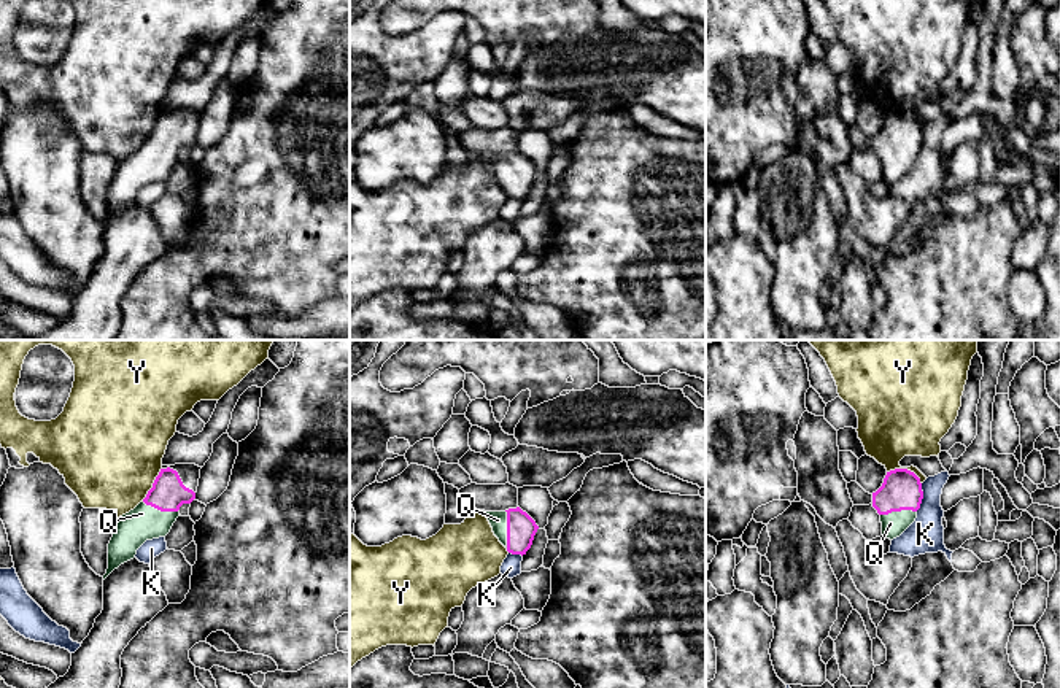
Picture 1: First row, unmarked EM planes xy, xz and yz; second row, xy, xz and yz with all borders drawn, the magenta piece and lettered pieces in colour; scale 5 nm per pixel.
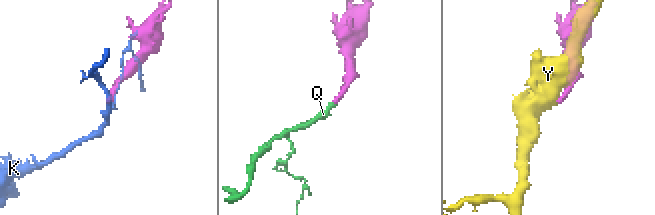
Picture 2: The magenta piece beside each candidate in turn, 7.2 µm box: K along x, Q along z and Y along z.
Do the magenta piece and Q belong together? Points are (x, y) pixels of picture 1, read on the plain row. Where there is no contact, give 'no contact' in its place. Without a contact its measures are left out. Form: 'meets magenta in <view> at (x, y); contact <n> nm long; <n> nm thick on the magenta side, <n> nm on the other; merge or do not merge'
meets magenta in xz at (507, 173); contact 190 nm long; 150 nm thick on the magenta side, 90 nm on the other; merge

